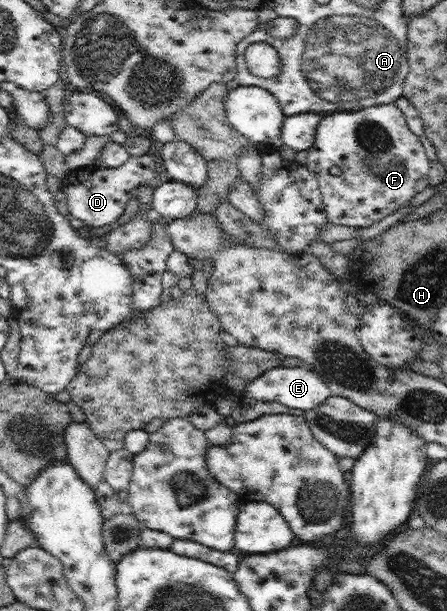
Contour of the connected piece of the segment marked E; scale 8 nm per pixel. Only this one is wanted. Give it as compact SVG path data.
M278 365L248 382L245 389L238 395L248 396L259 402L277 401L288 409L299 409L306 412L322 405L321 403L324 403L331 396L331 389L317 373L314 373L307 366L286 367Z

